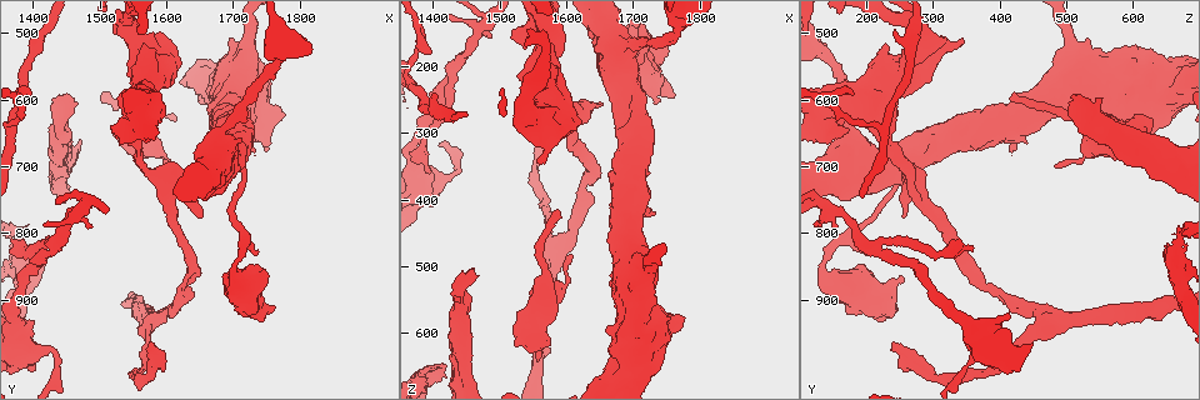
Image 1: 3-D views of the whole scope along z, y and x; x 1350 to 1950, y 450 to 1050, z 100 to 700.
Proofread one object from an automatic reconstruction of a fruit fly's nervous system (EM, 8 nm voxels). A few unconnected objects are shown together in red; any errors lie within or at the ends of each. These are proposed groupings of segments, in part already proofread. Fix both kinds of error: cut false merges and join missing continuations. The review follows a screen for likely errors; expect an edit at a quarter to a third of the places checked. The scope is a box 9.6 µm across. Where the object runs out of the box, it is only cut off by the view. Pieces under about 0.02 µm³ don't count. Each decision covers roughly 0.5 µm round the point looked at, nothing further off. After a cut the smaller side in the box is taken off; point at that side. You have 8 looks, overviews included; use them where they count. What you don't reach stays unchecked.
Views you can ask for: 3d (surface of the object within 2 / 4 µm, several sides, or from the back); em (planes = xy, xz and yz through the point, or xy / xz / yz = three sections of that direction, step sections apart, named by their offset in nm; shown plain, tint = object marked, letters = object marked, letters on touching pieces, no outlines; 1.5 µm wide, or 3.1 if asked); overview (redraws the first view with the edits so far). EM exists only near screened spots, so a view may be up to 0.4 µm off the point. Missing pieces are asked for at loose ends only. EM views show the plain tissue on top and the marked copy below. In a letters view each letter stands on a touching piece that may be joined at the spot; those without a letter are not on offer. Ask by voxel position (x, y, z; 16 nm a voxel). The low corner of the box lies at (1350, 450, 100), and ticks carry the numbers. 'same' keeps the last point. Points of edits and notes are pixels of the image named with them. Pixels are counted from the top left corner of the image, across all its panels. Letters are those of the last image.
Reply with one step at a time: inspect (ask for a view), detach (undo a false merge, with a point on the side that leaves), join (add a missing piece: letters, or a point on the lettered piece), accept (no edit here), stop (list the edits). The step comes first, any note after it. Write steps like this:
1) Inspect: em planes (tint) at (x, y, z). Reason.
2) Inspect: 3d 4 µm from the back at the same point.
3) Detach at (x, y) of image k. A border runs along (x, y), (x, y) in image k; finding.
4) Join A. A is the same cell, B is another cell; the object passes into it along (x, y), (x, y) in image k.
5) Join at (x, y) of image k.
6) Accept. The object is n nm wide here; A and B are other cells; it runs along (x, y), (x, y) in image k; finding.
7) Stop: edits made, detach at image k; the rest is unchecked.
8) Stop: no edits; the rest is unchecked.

Inspect: em xz step 8 (tint) at (1405, 500, 250). An open end.

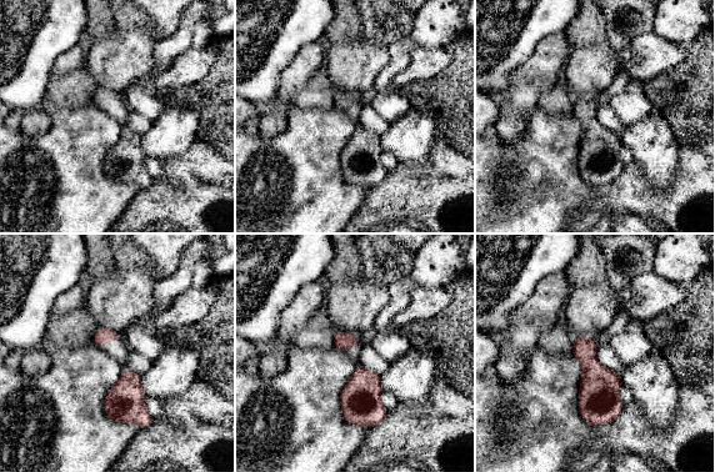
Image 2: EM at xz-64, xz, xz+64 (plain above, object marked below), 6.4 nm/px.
Inspect: em xz step 8 (letters) at the same point. See the neighbours.

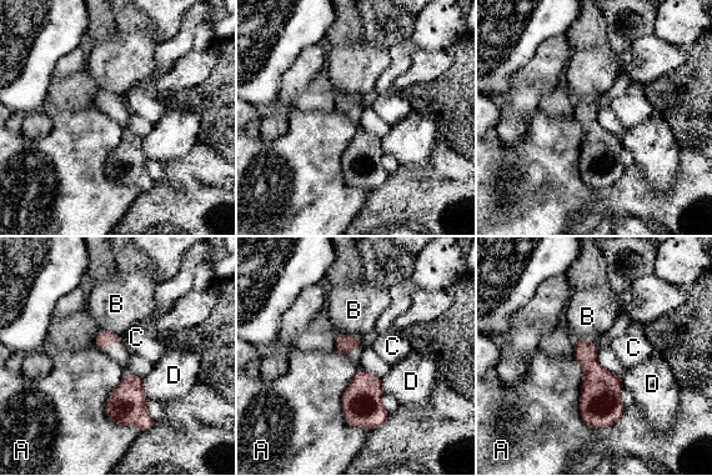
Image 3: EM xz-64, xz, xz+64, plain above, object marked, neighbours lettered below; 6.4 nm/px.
Accept. A, B, C and D are other cells; a border runs along (571, 355), (596, 430) in image 3; none of them fits.

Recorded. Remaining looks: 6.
Inspect: 3d 4 µm at (1710, 705, 250). Three arms meet.

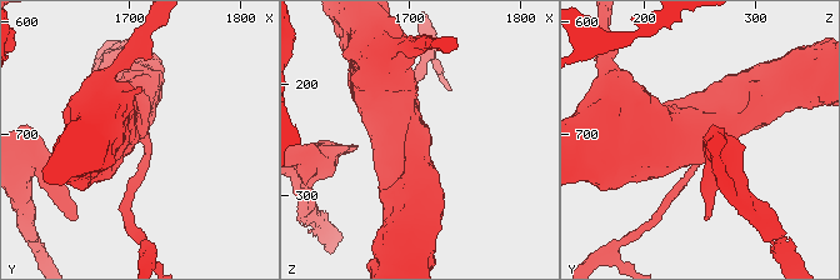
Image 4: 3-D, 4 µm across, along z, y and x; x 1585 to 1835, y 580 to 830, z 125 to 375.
Inspect: em planes (tint) at the same point. 3 arms meet here.

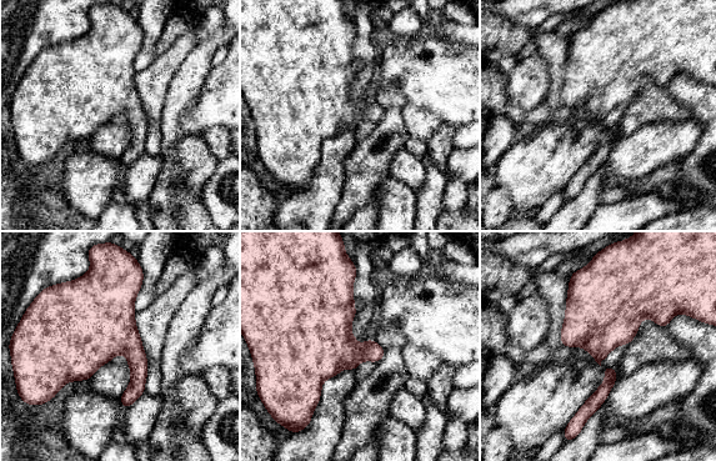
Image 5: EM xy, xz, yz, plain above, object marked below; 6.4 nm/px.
Inspect: em planes (letters) at the same point. See the neighbours.

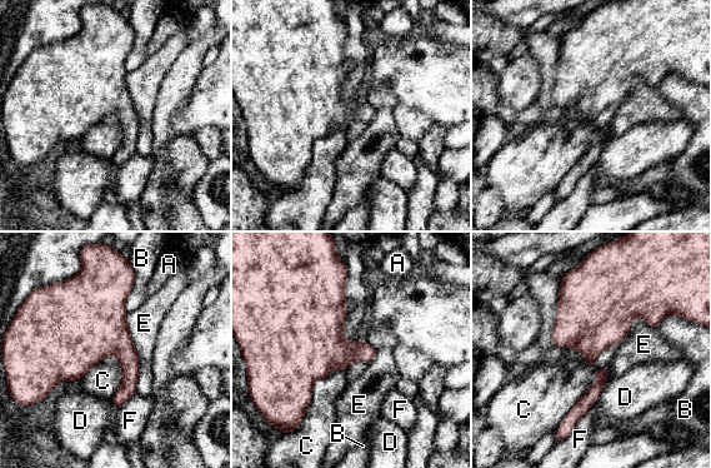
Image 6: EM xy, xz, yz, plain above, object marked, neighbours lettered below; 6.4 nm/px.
Accept. The object is 280 nm wide here; A, B, C, D, E and F are other cells; a border runs along (345, 371), (315, 382), (300, 422) in image 6; continuous, no second neuron.

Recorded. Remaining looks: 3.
Inspect: 3d 2 µm at (1400, 820, 655). An open end.

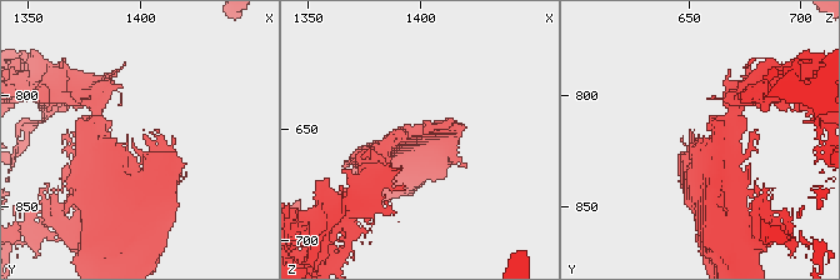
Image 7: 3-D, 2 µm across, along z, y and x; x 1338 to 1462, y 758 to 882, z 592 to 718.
Inspect: em planes (letters) at (1403, 818, 653). Now the EM.

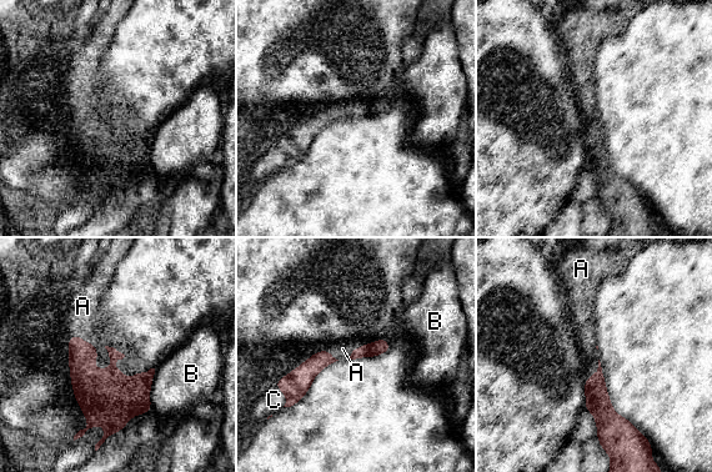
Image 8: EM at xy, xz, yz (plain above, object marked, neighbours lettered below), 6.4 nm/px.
Join A. The longest contact is with B, 280 nm; A is the same cell, B and C are other cells; the object passes into it along (106, 395), (96, 357), (84, 321) in image 8; the neuron continues.

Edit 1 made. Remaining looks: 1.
Stop: edits made, join at image 8; the rest is unchecked.

